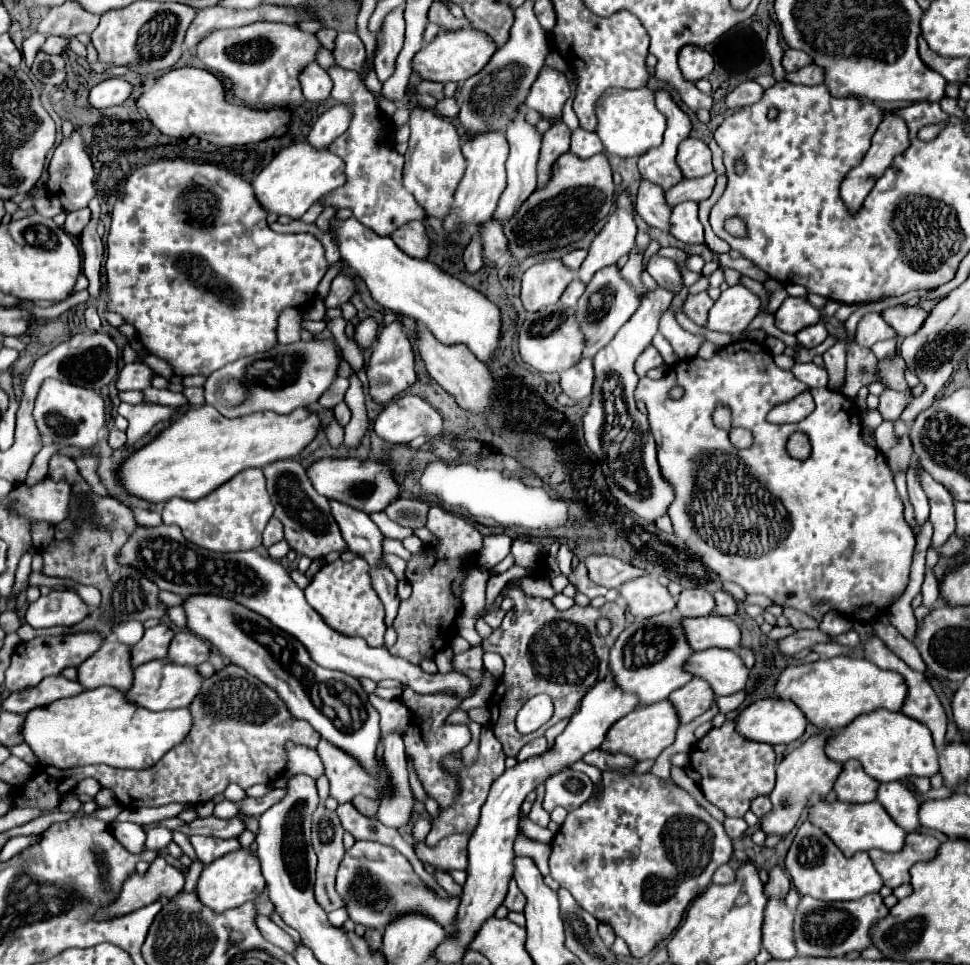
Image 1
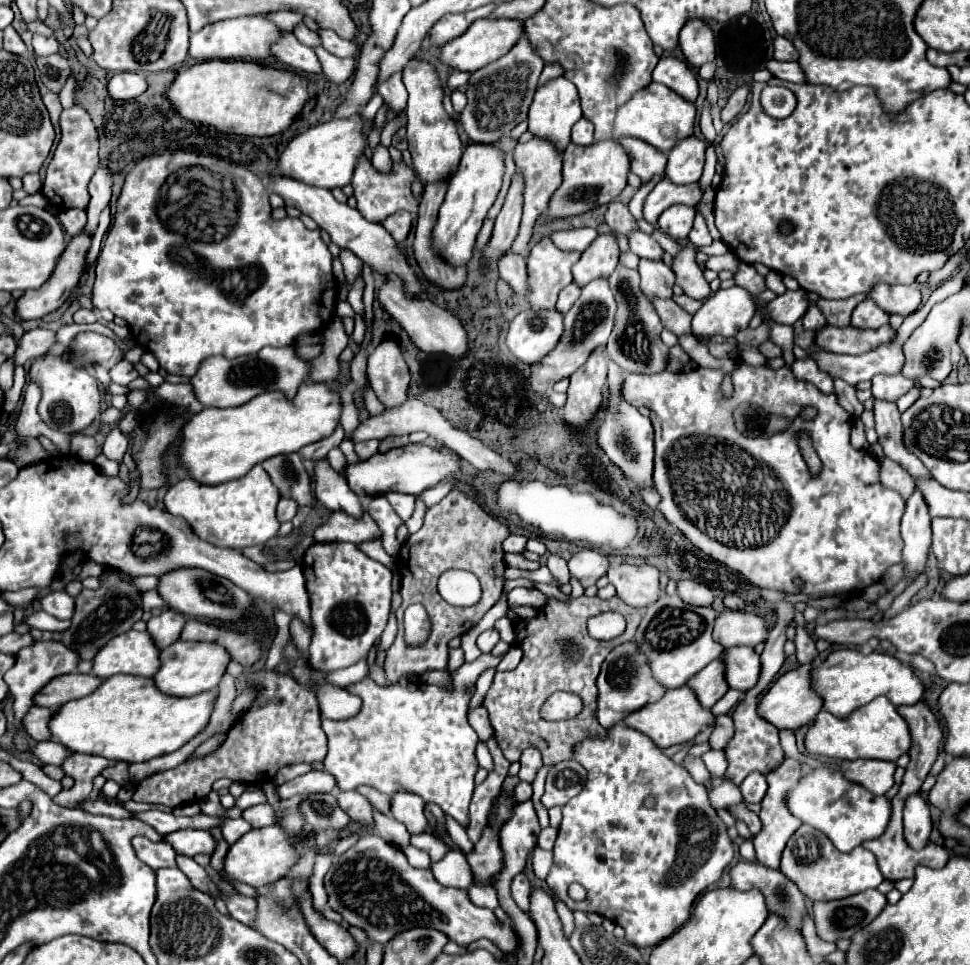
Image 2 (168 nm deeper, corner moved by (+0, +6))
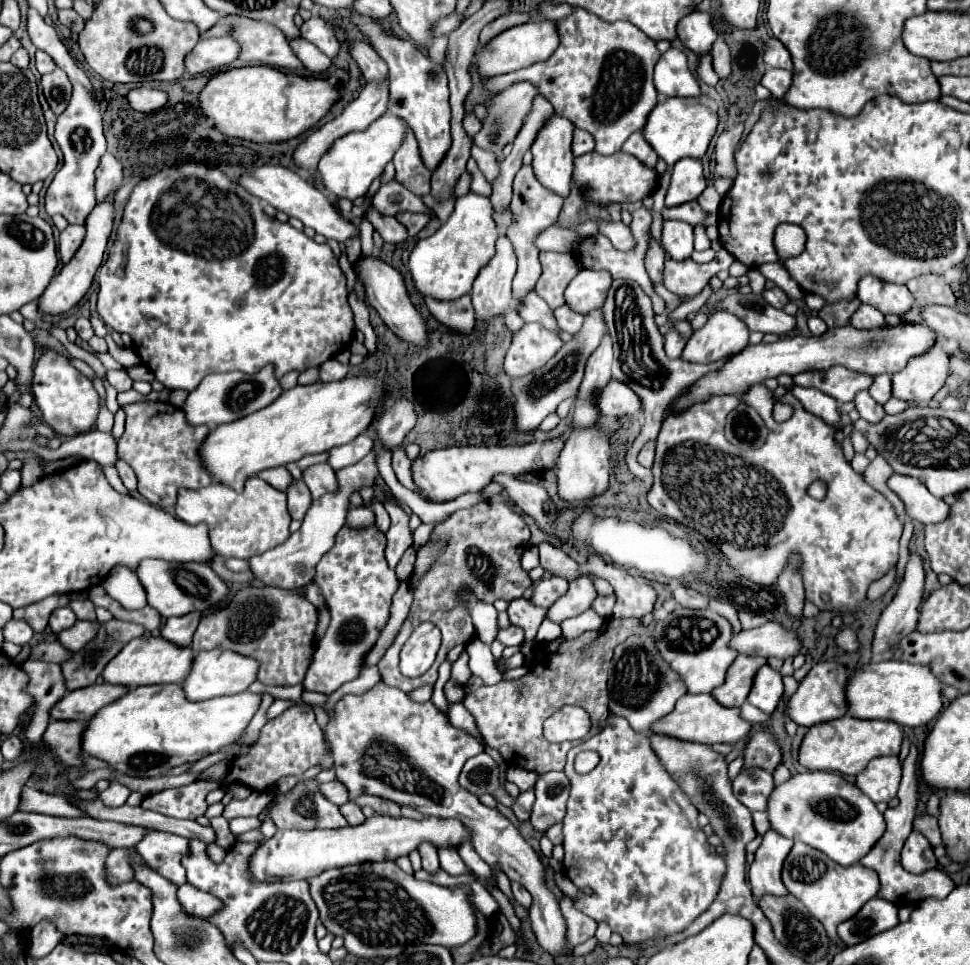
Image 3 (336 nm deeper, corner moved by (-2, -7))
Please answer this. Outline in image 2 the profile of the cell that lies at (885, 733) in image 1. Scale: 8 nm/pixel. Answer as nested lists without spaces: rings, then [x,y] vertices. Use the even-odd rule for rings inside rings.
[[[876,698],[874,702],[854,710],[848,718],[838,718],[822,710],[806,734],[806,750],[816,756],[828,756],[836,760],[858,760],[858,758],[882,758],[898,760],[910,748],[910,730],[888,698]]]

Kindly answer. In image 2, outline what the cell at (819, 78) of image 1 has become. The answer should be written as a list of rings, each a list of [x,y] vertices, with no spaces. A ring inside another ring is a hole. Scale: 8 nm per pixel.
[[[770,60],[766,62],[766,68],[772,76],[788,80],[788,82],[804,82],[804,74],[802,68],[798,66],[798,62],[778,62],[778,60]]]

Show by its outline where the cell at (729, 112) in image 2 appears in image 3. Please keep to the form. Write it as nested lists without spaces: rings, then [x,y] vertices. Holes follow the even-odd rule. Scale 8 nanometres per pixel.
[[[736,123],[732,129],[726,129],[720,133],[716,141],[716,173],[714,175],[726,175],[726,177],[736,177],[736,167],[734,167],[734,149],[742,139],[744,123]]]

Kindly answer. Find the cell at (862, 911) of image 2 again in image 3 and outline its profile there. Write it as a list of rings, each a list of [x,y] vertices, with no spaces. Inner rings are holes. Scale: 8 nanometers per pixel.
[[[870,899],[854,917],[838,925],[838,935],[846,945],[856,945],[880,931],[898,925],[898,907],[886,899]]]

